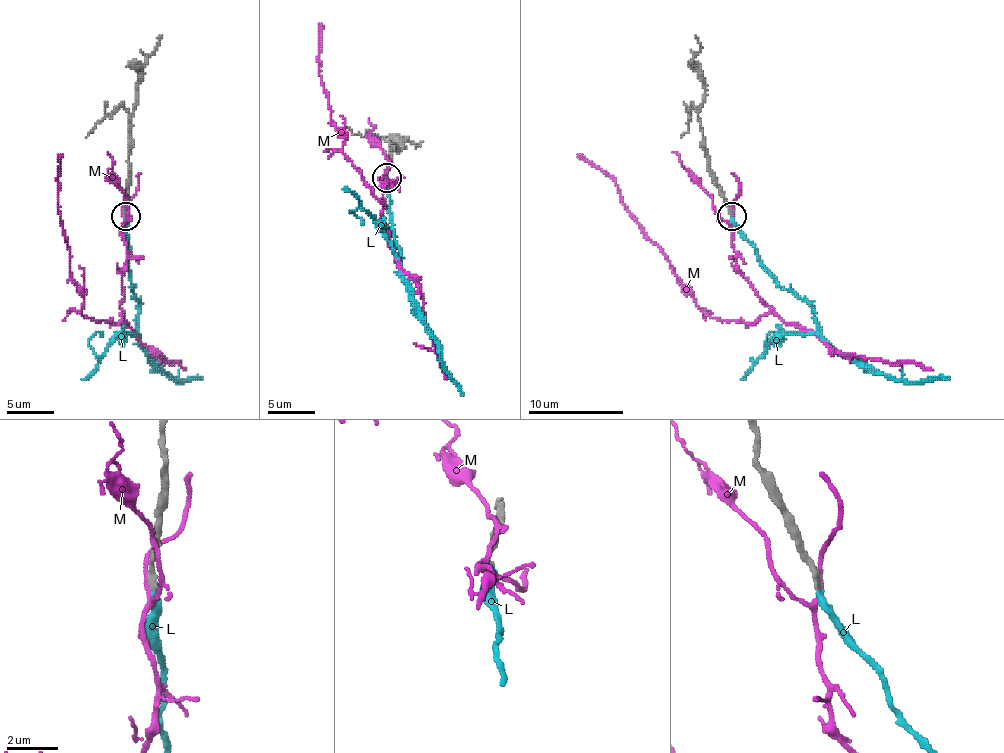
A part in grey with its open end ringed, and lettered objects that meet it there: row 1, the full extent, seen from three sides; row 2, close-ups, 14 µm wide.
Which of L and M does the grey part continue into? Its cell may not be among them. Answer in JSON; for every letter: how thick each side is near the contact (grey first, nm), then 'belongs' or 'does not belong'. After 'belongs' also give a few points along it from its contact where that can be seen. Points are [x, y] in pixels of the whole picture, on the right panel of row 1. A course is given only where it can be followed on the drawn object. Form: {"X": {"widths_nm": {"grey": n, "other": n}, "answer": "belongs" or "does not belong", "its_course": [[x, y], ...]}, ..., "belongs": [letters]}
{"L": {"widths_nm": {"grey": 200, "other": 300}, "answer": "belongs", "its_course": [[731, 215], [757, 260], [811, 308], [819, 332], [833, 346], [899, 381], [949, 377]]}, "M": {"widths_nm": {"grey": 240, "other": 130}, "answer": "does not belong"}, "belongs": ["L"]}

